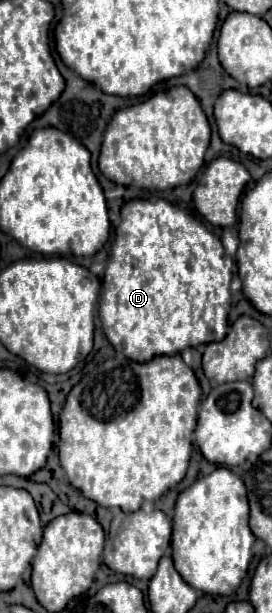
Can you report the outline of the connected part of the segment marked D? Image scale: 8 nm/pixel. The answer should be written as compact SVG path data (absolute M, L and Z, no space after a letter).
M159 198L126 202L124 220L116 228L116 240L110 250L98 298L98 316L108 342L118 352L122 352L124 346L124 356L136 362L180 354L184 348L204 342L220 342L228 330L232 266L234 260L226 254L220 238L192 214Z

